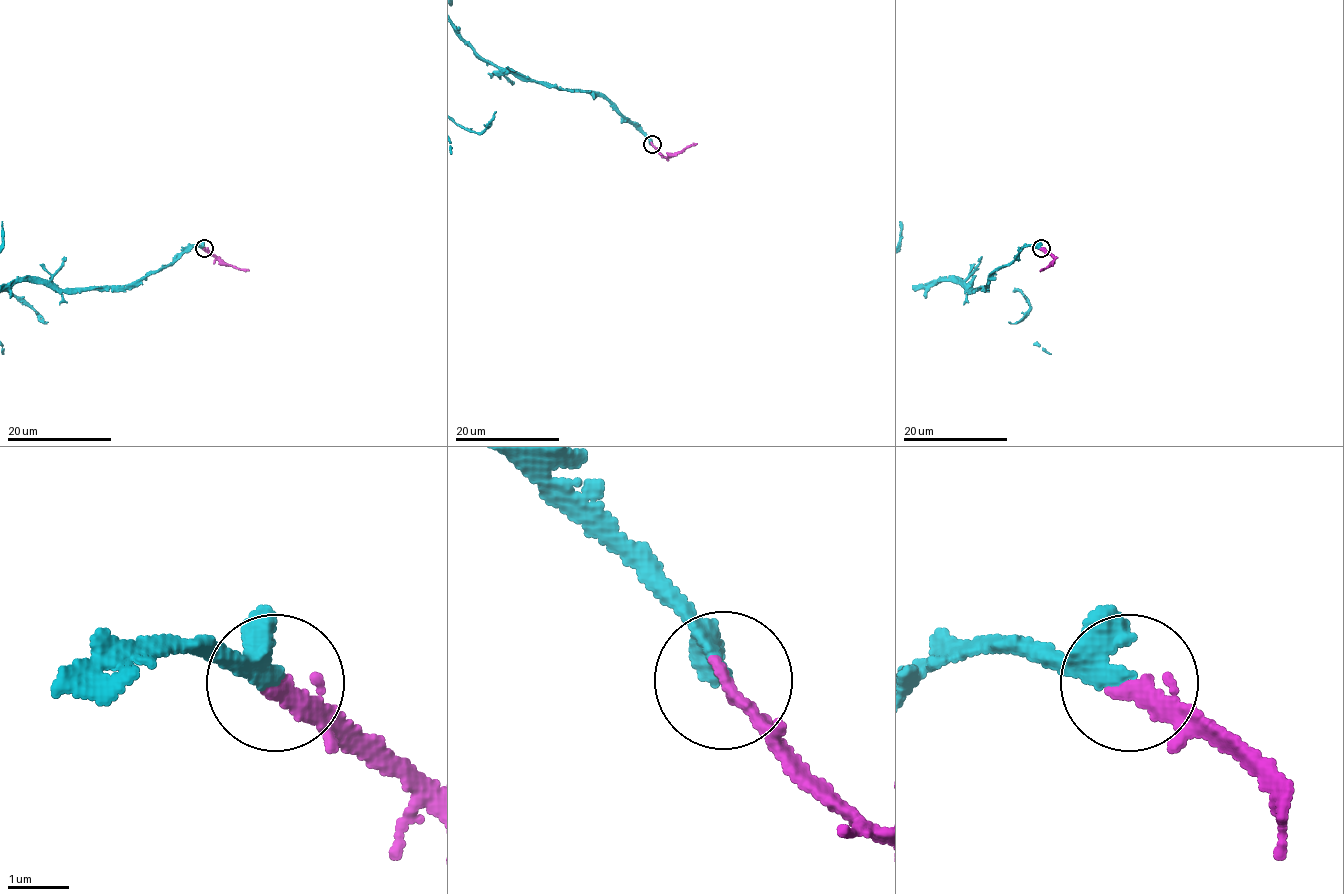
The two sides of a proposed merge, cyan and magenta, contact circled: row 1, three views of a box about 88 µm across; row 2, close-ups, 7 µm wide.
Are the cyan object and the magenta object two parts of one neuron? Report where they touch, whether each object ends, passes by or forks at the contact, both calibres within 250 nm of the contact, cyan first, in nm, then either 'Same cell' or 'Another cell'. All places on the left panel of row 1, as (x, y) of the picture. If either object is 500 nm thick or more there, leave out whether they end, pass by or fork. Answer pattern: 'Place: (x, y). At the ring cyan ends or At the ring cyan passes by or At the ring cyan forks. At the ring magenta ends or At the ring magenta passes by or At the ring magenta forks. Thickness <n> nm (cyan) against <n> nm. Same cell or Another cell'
Place: (204, 248). At the ring cyan passes by. At the ring magenta ends. Thickness 260 nm (cyan) against 280 nm. Same cell

